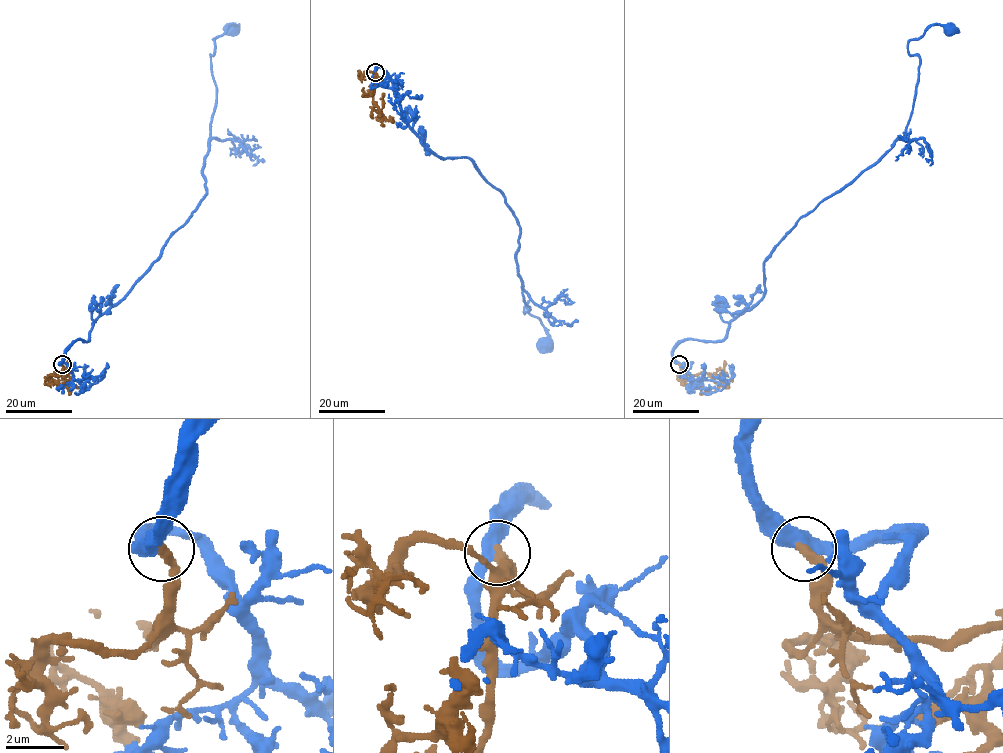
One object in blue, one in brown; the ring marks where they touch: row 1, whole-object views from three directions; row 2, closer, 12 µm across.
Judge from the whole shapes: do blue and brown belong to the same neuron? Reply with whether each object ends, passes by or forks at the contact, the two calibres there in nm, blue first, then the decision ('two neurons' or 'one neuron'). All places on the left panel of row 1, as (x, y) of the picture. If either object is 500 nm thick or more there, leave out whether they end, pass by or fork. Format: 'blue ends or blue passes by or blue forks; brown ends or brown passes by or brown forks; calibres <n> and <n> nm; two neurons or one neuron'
blue passes by; brown ends; calibres 440 and 320 nm; one neuron

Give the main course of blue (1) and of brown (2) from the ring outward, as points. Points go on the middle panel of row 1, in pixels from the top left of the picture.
1: (375, 72), (421, 141), (467, 157), (504, 195), (519, 227), (524, 311), (529, 301), (544, 344)
2: (375, 72), (372, 101), (381, 112), (384, 93)

